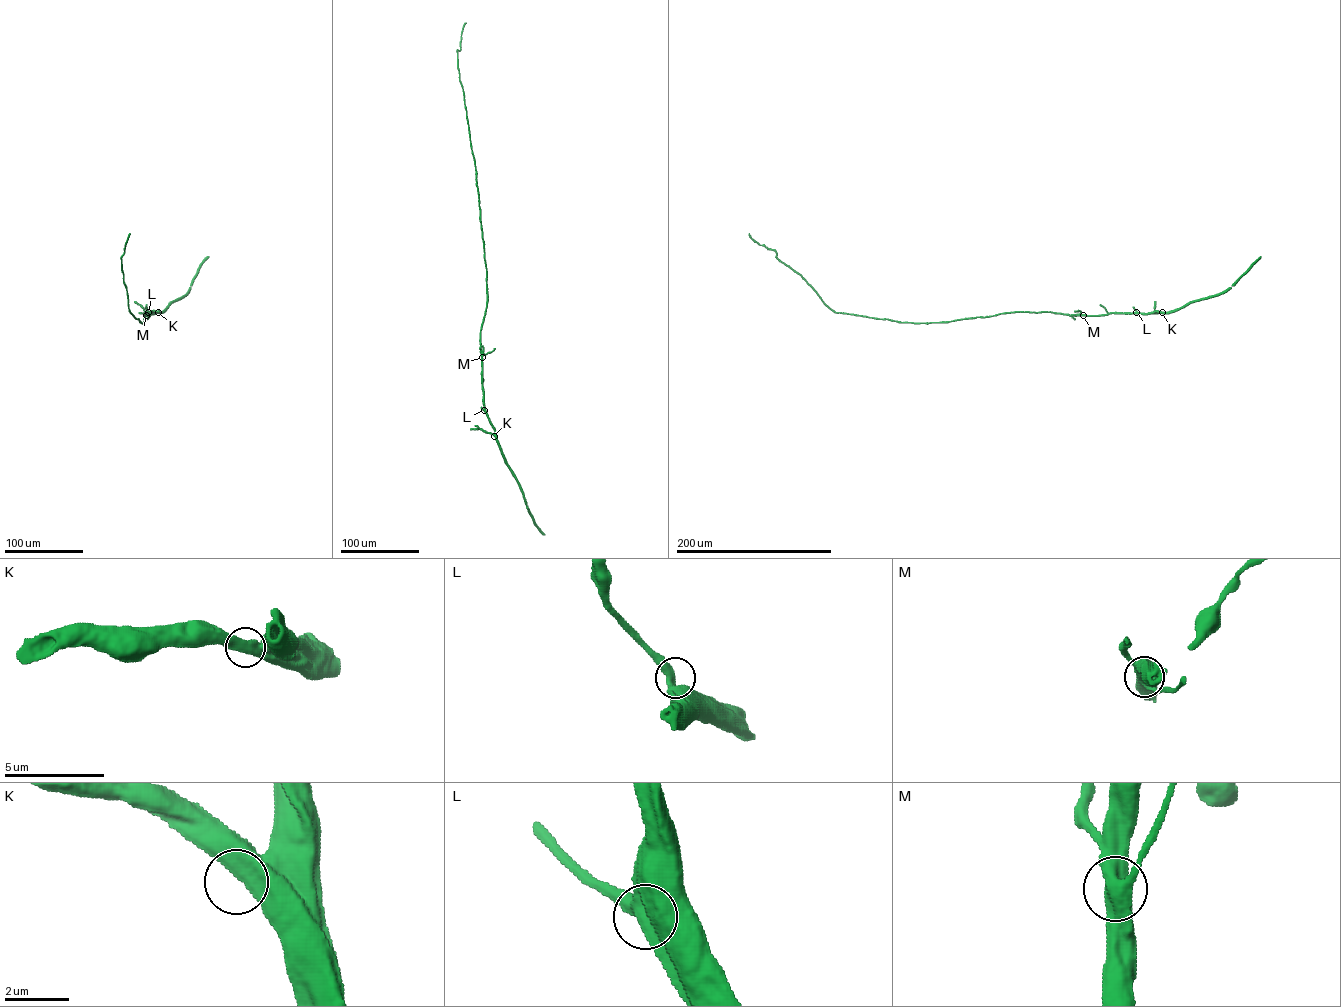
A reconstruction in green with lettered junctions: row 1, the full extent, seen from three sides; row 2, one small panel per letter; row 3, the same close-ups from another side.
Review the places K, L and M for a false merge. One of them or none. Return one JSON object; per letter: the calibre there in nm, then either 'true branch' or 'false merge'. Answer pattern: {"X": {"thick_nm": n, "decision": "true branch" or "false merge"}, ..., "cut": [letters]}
{"K": {"thick_nm": 550, "decision": "true branch"}, "L": {"thick_nm": 480, "decision": "true branch"}, "M": {"thick_nm": 550, "decision": "false merge"}, "cut": ["M"]}

